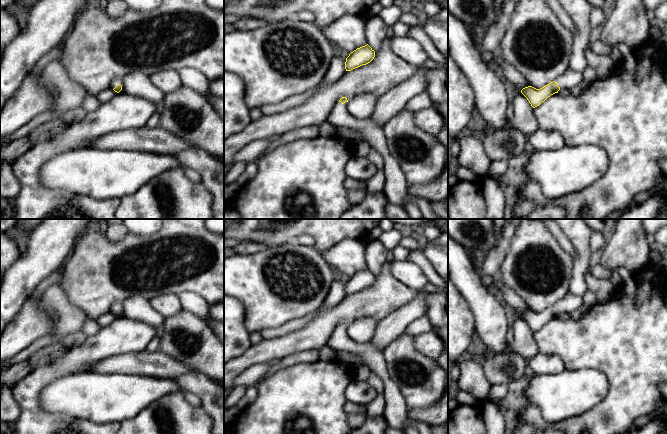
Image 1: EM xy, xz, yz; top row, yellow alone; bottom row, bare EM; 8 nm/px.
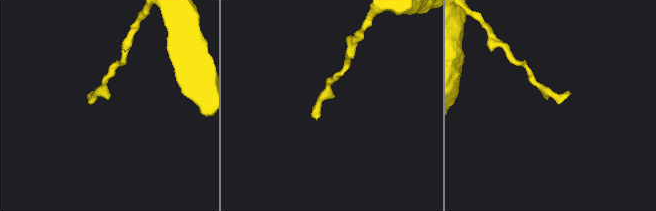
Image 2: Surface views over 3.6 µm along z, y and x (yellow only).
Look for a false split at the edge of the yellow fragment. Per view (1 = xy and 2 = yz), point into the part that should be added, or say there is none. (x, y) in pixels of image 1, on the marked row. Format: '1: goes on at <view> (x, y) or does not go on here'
1: goes on at xy (116, 81)
2: goes on at yz (568, 80)

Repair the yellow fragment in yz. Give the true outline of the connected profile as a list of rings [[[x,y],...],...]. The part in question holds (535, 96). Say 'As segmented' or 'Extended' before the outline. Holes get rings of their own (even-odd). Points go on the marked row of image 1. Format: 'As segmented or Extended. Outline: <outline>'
Extended. Outline: [[[568,68],[564,74],[544,87],[536,89],[532,86],[528,86],[523,88],[521,93],[527,98],[531,106],[535,108],[551,95],[558,93],[560,89],[565,88],[571,90],[581,82],[583,82],[582,72],[576,72]]]

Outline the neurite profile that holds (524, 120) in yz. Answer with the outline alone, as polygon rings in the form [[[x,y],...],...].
[[[522,94],[514,98],[513,102],[514,117],[509,120],[509,126],[521,131],[523,134],[533,134],[539,129],[538,123],[534,116],[533,107]]]

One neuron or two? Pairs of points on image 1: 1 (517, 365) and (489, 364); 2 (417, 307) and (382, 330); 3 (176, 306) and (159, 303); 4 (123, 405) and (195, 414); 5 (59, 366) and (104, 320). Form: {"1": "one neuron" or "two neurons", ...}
{"1": "one neuron", "2": "one neuron", "3": "one neuron", "4": "two neurons", "5": "two neurons"}

